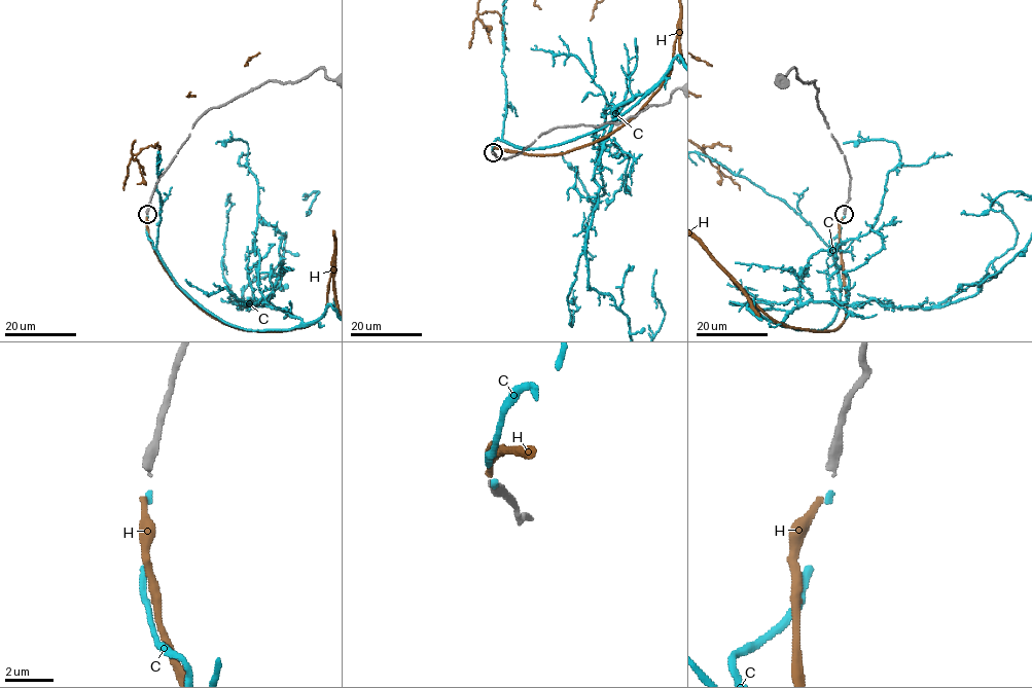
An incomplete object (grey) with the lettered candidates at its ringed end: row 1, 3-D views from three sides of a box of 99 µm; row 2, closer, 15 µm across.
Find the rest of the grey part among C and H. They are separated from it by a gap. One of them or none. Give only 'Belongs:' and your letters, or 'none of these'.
Belongs: C

